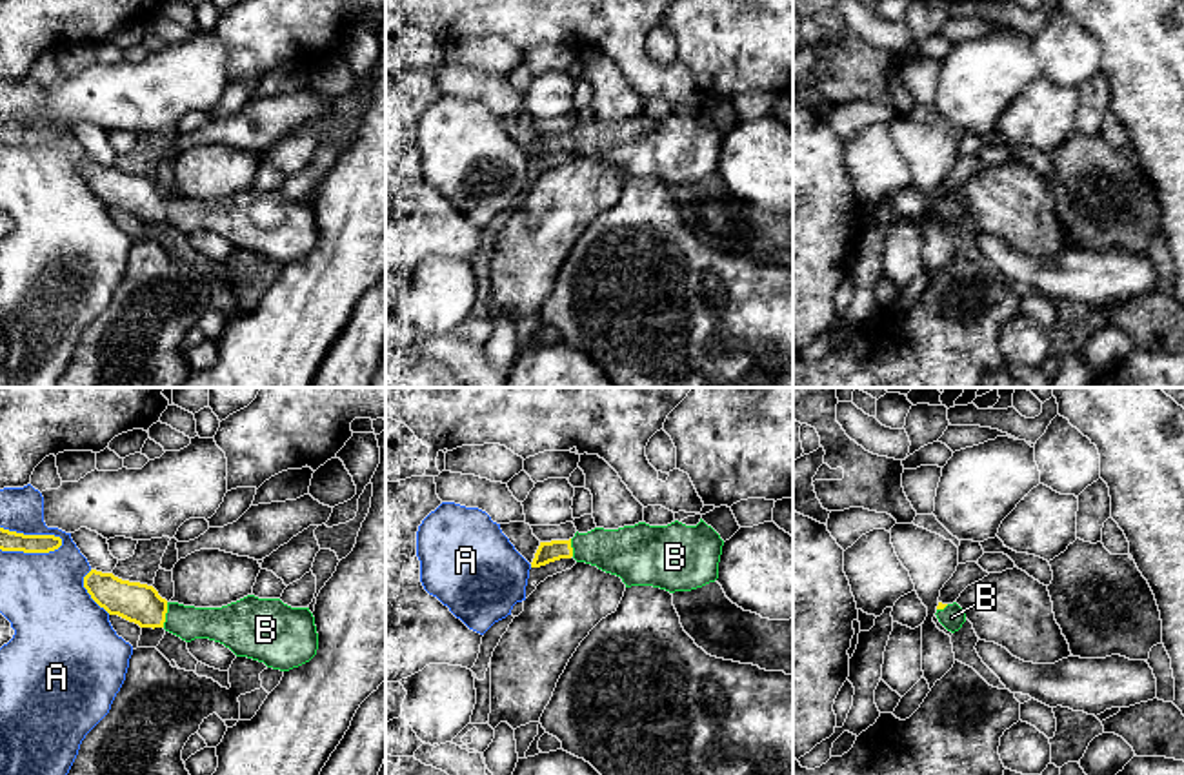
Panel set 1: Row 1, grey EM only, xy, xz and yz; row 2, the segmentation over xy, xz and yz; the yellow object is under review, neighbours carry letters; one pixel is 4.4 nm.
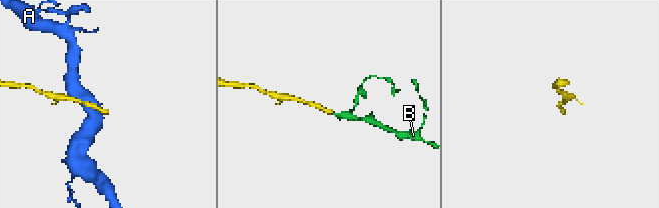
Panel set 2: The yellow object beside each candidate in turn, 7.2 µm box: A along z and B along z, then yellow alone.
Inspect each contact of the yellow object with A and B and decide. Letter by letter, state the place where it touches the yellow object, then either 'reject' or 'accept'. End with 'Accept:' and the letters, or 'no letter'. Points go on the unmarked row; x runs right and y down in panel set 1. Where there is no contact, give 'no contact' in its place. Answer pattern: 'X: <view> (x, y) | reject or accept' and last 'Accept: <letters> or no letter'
A: xy (33, 128) | reject
B: xy (164, 208) | accept
Accept: B

